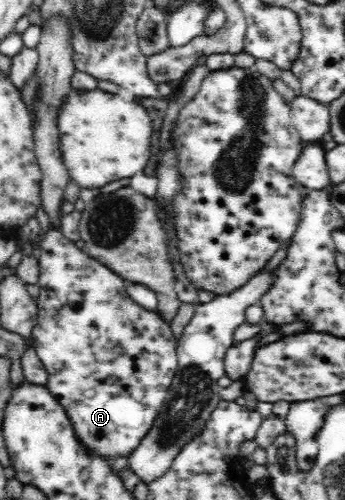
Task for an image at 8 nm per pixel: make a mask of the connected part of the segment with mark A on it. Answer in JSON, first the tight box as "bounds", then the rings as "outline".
{"bounds":[31,227,178,459],"outline":[[[51,227],[44,239],[41,239],[39,247],[37,256],[39,260],[38,285],[40,285],[41,290],[40,297],[36,298],[35,301],[40,313],[38,313],[36,324],[31,331],[31,341],[37,357],[48,373],[48,380],[44,387],[49,391],[54,391],[54,395],[58,395],[58,399],[62,399],[62,403],[66,403],[66,413],[71,420],[71,425],[78,427],[78,431],[82,431],[82,435],[86,435],[86,443],[90,443],[90,447],[102,447],[102,451],[106,451],[106,455],[110,455],[110,459],[127,458],[150,432],[154,422],[163,411],[168,390],[178,372],[177,338],[174,337],[172,329],[168,327],[168,322],[164,321],[164,318],[160,319],[160,313],[147,311],[146,308],[142,309],[142,306],[129,297],[128,292],[126,292],[125,279],[120,276],[116,277],[110,269],[98,260],[86,255],[86,252],[82,253],[80,249],[72,249],[72,242],[68,241],[60,230],[54,230],[54,227]]]}

